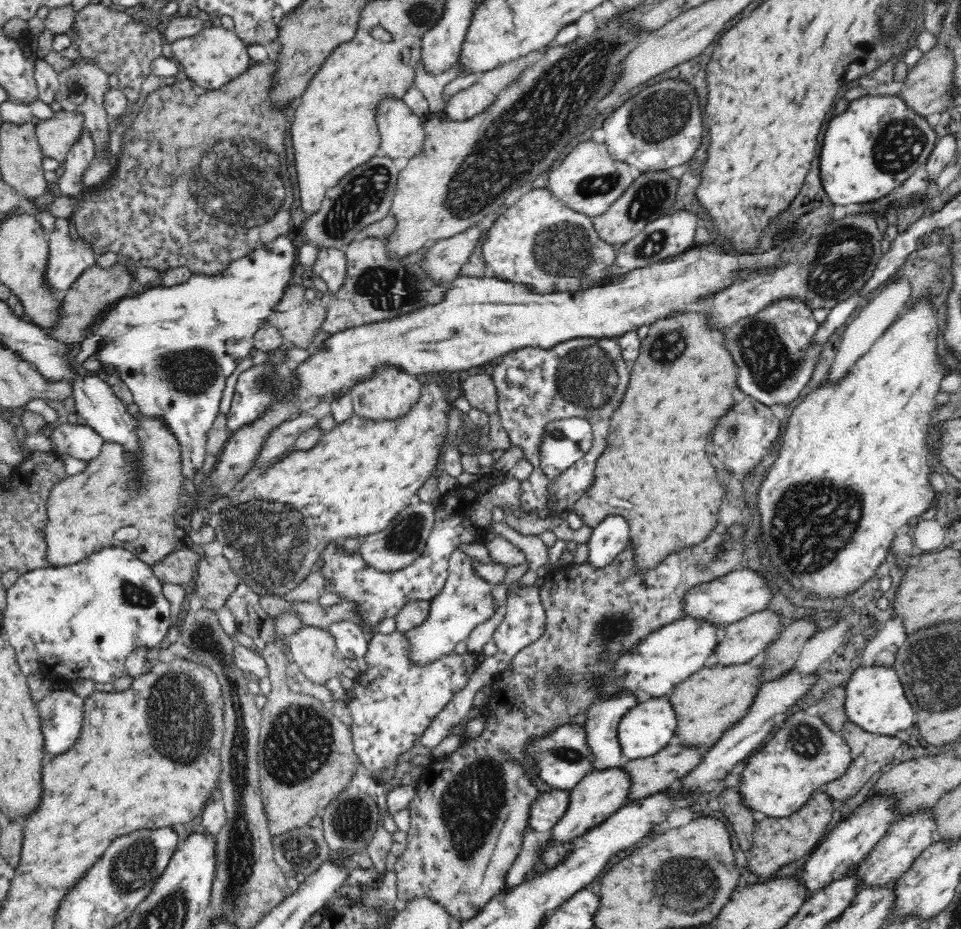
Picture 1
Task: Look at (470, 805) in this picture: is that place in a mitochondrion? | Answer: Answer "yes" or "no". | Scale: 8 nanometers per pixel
yes

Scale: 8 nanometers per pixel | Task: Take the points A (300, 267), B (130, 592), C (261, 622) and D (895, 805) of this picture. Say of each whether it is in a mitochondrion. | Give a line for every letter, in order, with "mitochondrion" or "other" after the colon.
A: other
B: mitochondrion
C: other
D: other

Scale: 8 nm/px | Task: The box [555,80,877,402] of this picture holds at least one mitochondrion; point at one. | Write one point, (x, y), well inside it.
(835, 268)

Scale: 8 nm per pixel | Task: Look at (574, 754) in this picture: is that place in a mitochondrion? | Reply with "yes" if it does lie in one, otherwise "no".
yes

